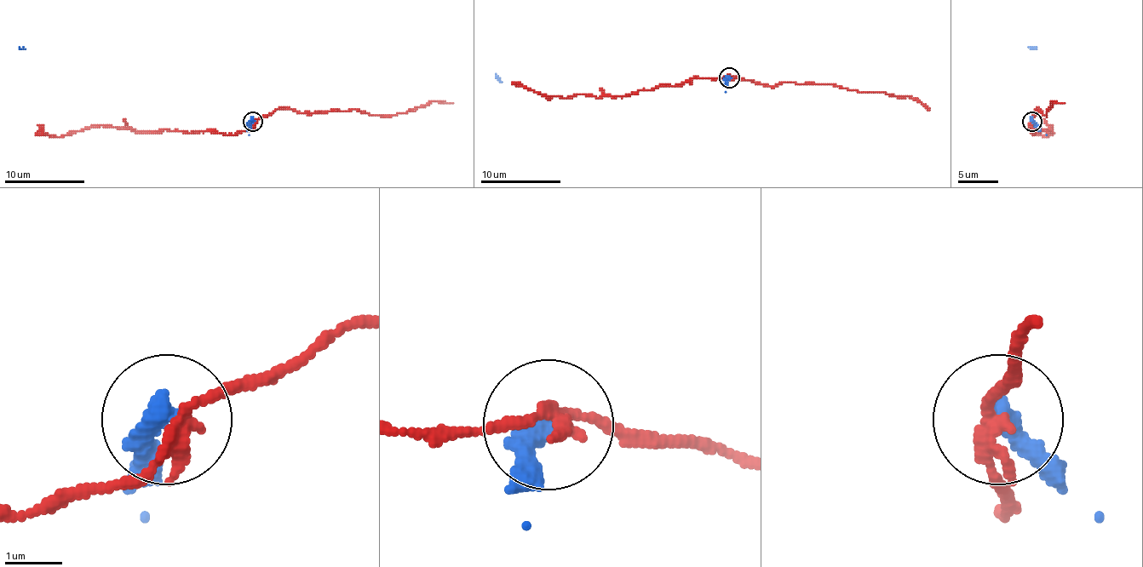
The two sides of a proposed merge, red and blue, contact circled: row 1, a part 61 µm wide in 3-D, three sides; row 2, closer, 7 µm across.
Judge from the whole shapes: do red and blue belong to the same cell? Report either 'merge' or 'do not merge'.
do not merge

